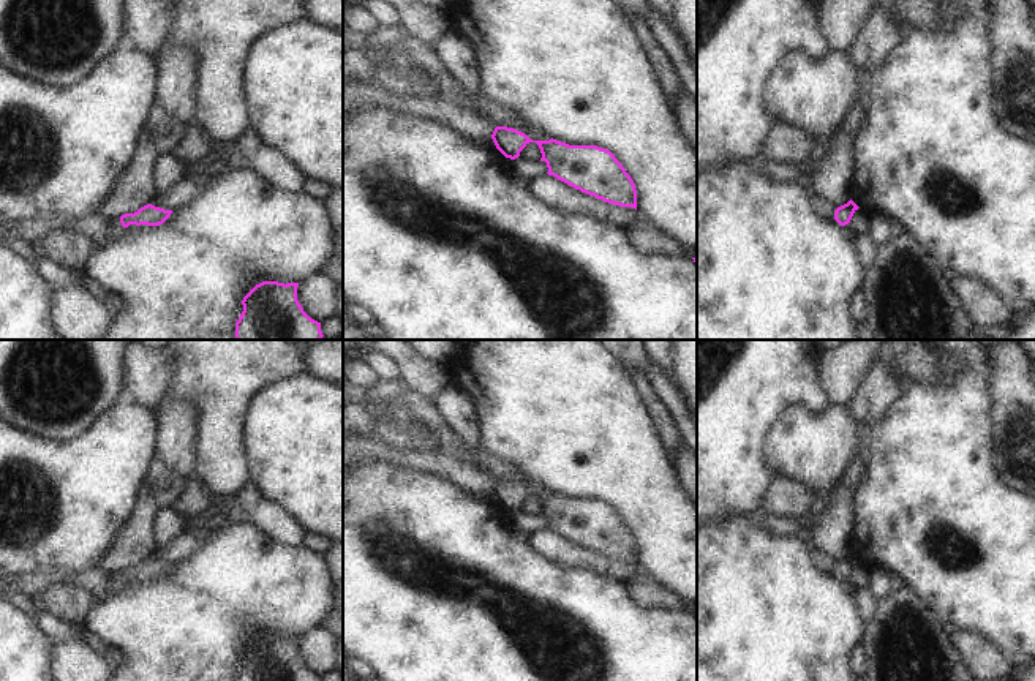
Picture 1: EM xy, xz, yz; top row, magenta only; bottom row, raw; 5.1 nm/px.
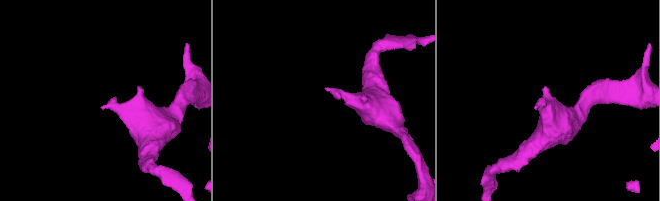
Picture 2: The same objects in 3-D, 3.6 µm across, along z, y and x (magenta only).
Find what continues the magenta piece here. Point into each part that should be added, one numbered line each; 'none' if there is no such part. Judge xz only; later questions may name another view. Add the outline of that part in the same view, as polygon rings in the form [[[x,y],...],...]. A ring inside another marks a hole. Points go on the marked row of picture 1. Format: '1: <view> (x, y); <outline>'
none

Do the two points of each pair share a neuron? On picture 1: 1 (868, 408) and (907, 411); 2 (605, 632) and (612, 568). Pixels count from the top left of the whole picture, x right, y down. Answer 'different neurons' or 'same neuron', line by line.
1: different neurons
2: different neurons

